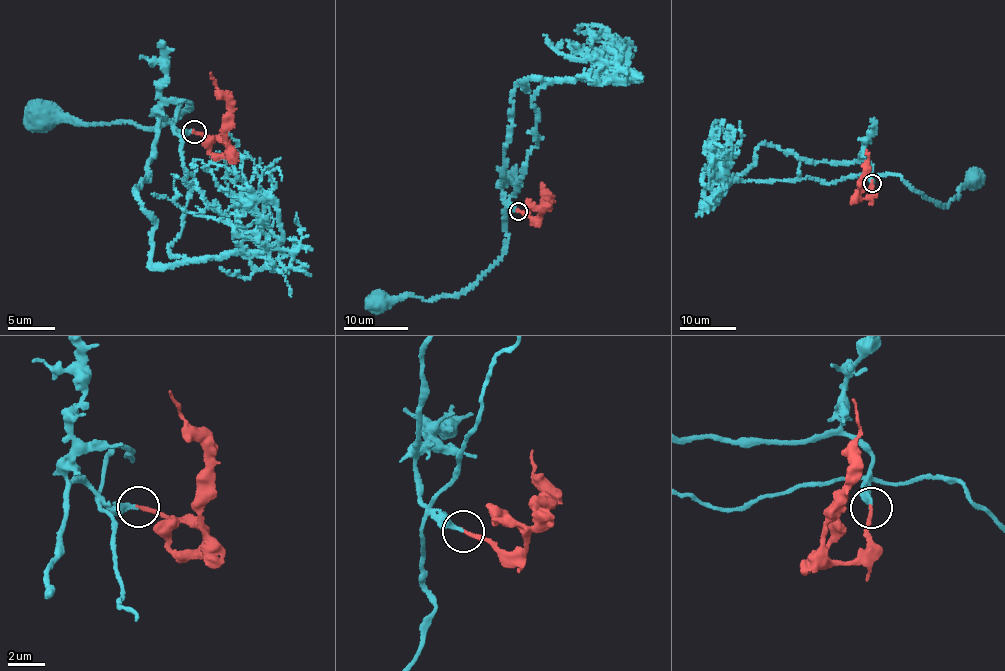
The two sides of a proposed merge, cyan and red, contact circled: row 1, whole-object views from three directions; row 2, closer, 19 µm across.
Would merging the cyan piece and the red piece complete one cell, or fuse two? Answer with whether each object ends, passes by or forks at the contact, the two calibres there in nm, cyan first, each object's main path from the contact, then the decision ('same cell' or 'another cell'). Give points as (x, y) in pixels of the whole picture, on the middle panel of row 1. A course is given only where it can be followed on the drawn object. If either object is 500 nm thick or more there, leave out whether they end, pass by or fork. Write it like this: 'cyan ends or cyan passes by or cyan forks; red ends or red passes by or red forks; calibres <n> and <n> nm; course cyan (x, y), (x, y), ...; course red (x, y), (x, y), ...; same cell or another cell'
cyan ends; red ends; calibres 200 and 200 nm; course cyan (518, 211), (504, 209), (505, 252), (461, 293), (433, 299), (404, 294), (395, 299), (378, 296), (375, 300); course red (518, 211), (540, 217), (549, 195), (543, 191), (543, 182); same cell

